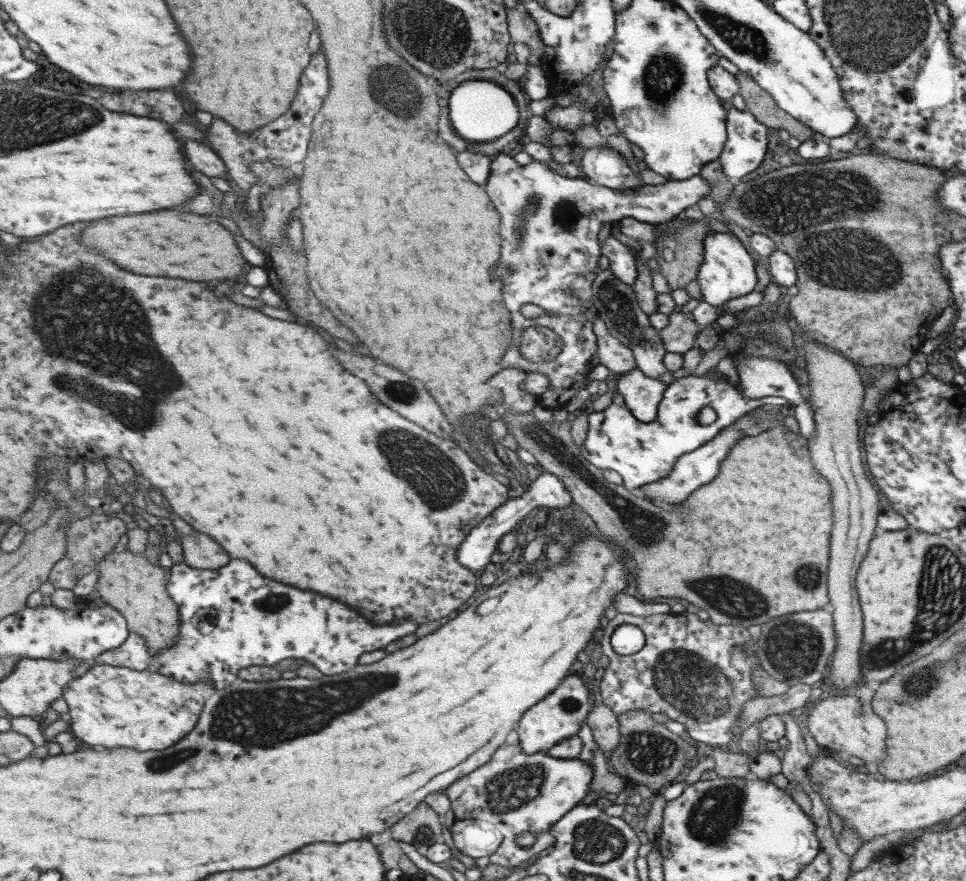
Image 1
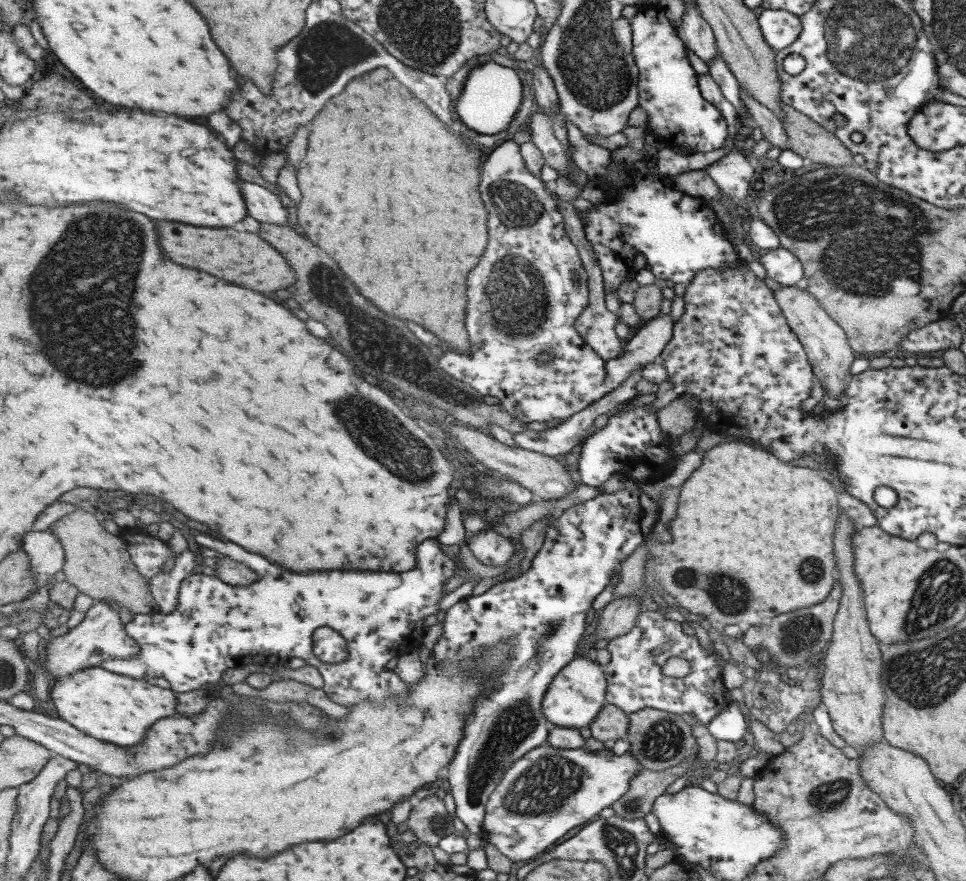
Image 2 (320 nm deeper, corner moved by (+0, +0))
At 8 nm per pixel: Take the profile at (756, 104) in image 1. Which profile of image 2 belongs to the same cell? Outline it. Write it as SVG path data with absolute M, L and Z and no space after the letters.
M782 103L784 129L788 138L788 148L804 160L824 166L852 164L853 154L828 130L819 126L808 116Z

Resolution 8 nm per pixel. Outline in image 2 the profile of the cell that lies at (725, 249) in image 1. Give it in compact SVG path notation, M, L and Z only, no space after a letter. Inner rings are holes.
M610 156L607 167L607 182L599 182L599 188L606 190L606 201L593 205L586 213L586 225L584 226L588 241L593 245L593 250L600 262L604 276L604 289L607 292L618 290L621 283L633 274L633 264L637 254L643 254L646 262L651 266L651 271L657 280L671 280L674 283L682 283L687 286L692 283L696 274L701 269L718 269L719 267L734 267L740 258L733 252L731 244L725 240L723 224L717 220L715 212L703 212L701 200L693 195L675 190L672 185L673 177L663 174L658 166L647 169L644 159L638 160L633 166L624 167ZM612 172L624 172L626 187L617 186L612 179Z

